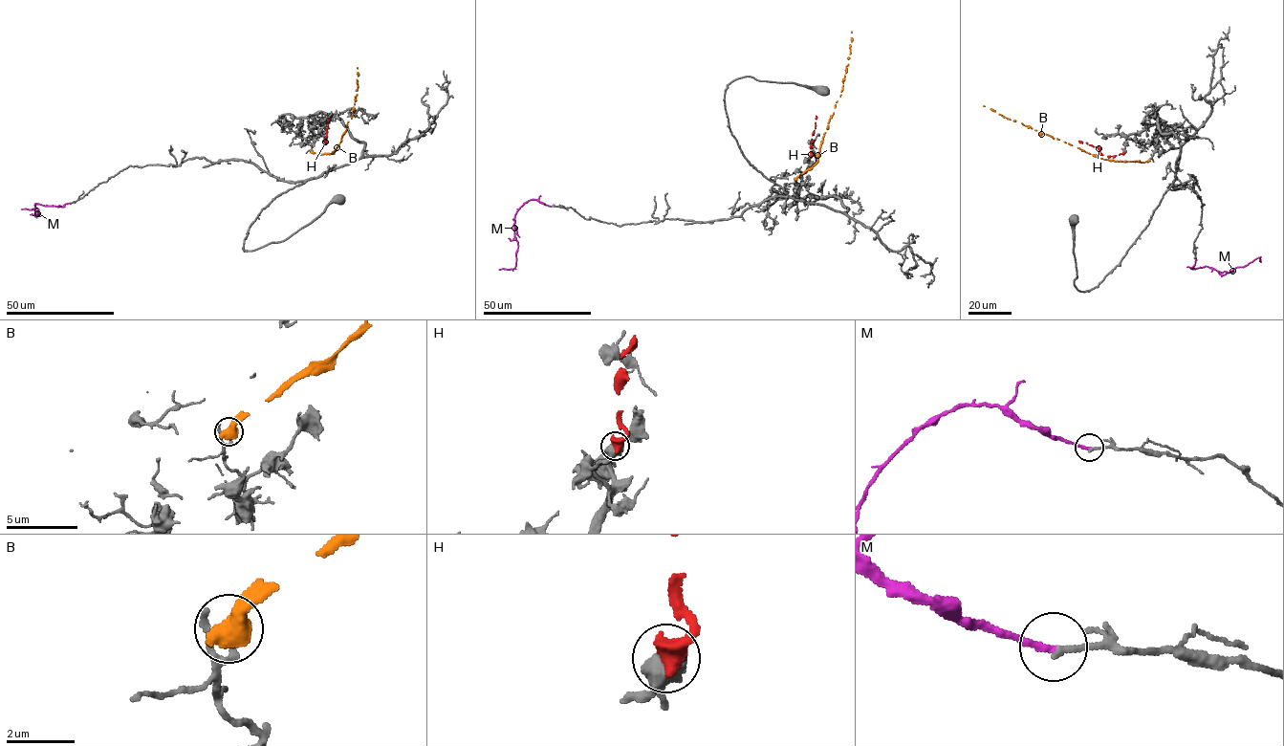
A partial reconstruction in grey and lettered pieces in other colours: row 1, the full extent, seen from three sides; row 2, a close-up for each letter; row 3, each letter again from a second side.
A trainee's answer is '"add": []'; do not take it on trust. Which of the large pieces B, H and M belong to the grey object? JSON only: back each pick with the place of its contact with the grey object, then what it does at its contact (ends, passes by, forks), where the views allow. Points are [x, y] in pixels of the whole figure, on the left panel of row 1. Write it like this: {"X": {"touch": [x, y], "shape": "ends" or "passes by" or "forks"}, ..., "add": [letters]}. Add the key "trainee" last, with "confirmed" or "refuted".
{"add": [], "trainee": "confirmed"}

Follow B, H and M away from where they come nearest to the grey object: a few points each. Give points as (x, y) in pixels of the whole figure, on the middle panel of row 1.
B: (795, 179), (816, 162), (822, 137), (842, 89), (851, 32)
H: (810, 157), (816, 116)
M: (551, 206), (530, 200), (518, 210), (513, 226), (518, 242), (516, 265), (512, 269), (499, 269)

